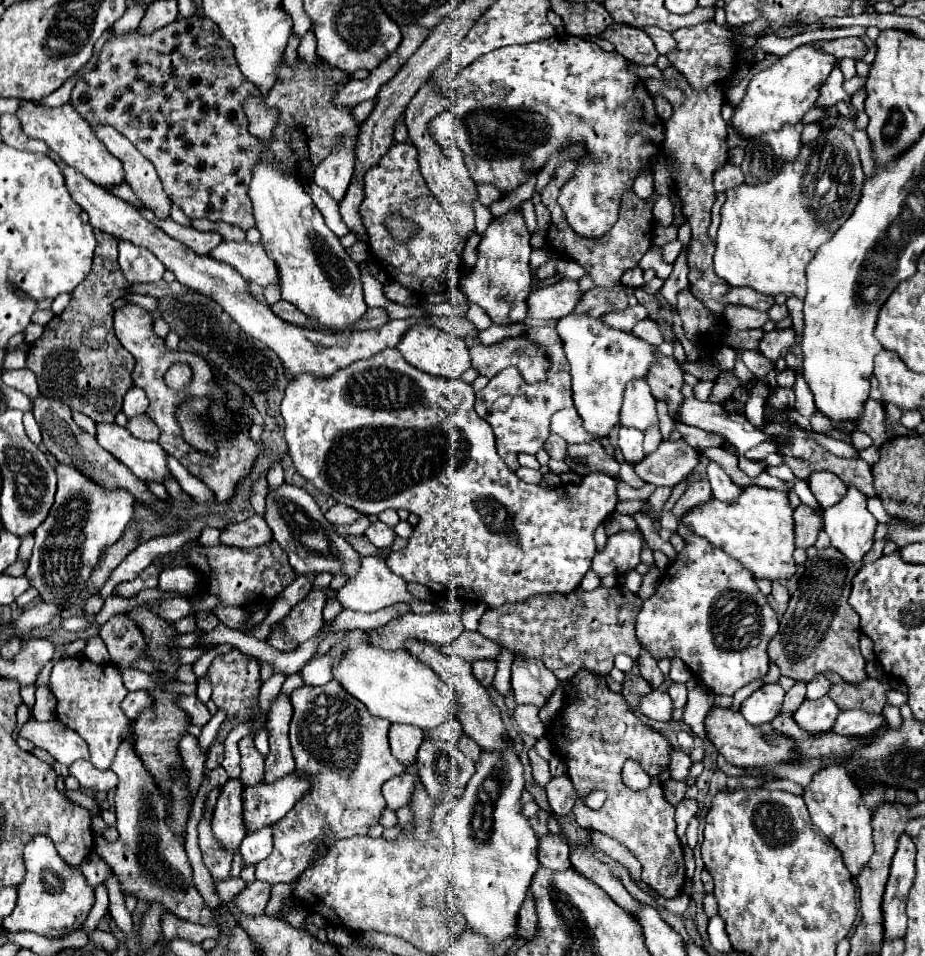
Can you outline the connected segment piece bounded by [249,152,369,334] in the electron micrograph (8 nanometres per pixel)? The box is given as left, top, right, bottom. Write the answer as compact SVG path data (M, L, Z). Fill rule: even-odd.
M265 152L261 164L253 168L249 196L253 200L257 230L263 236L265 252L279 270L281 298L307 314L323 334L355 332L349 324L359 322L369 310L363 300L361 272L347 256L339 238L331 234L301 182L293 176L285 176L271 162L271 154Z

